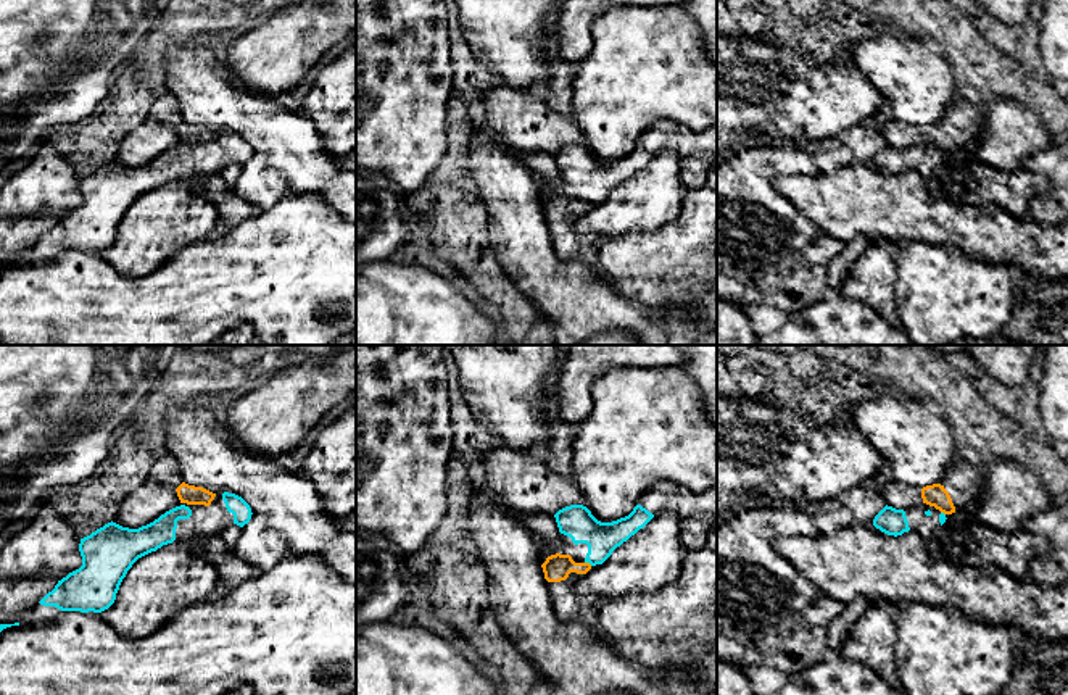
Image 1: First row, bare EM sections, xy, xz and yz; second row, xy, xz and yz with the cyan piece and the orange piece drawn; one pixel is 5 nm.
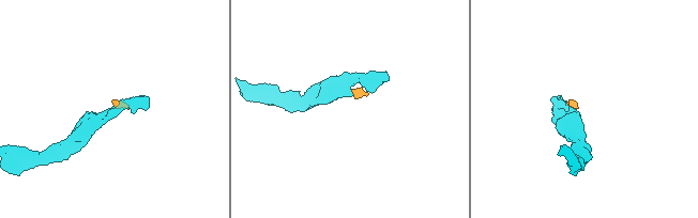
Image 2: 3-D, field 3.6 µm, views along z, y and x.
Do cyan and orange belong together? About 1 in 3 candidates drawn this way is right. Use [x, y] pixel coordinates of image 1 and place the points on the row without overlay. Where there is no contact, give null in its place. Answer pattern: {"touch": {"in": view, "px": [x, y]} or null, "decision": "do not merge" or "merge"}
{"touch": {"in": "xz", "px": [588, 200]}, "decision": "do not merge"}

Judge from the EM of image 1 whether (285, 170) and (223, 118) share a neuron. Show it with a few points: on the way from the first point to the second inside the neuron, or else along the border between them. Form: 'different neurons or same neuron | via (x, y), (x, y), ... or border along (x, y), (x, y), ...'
same neuron | via (274, 152), (240, 118)

